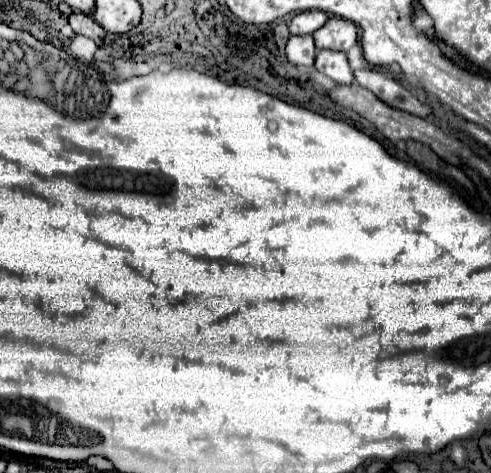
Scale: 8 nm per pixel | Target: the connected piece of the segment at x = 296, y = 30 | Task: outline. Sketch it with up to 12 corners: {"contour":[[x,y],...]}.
{"contour":[[319,10],[295,14],[291,34],[313,34],[327,22],[329,14]]}

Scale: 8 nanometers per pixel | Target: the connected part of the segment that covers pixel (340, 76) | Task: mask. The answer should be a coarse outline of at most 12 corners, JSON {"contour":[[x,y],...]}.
{"contour":[[321,50],[315,68],[339,84],[353,82],[343,52]]}

